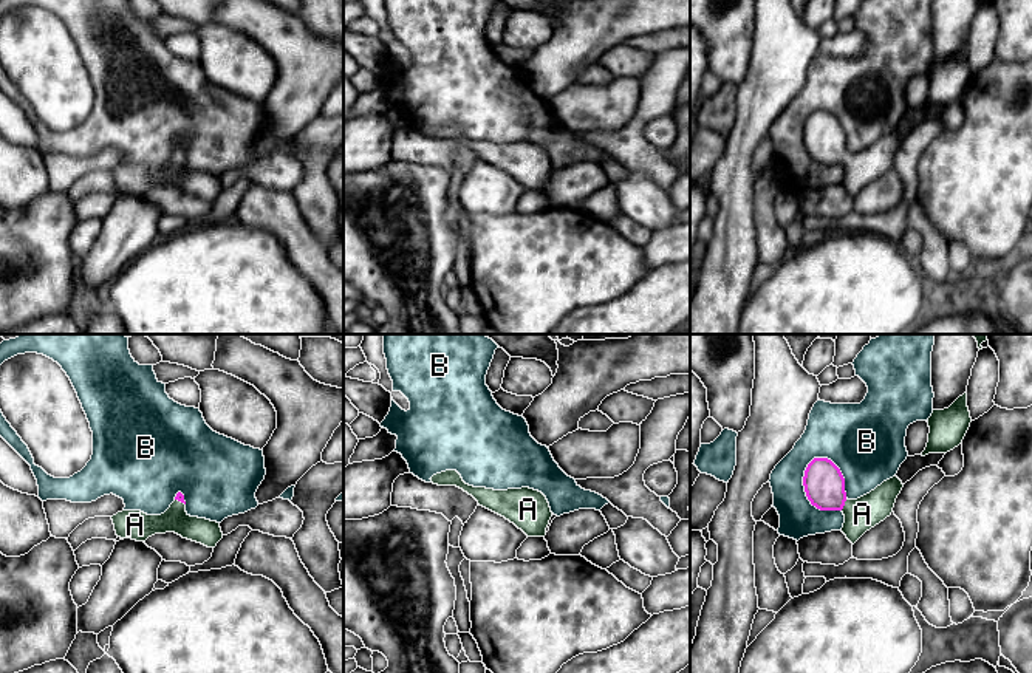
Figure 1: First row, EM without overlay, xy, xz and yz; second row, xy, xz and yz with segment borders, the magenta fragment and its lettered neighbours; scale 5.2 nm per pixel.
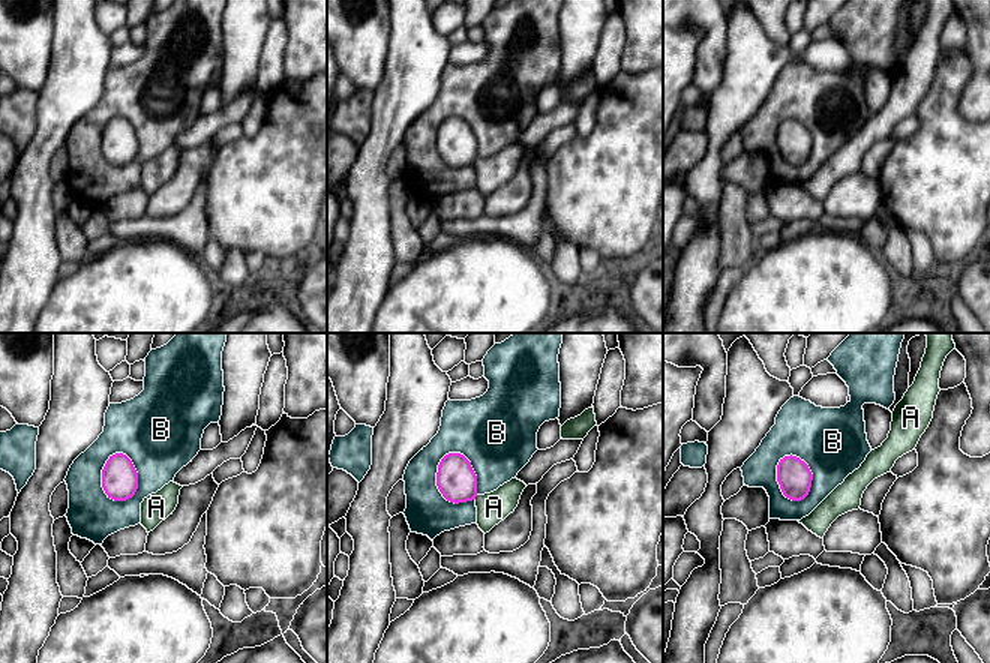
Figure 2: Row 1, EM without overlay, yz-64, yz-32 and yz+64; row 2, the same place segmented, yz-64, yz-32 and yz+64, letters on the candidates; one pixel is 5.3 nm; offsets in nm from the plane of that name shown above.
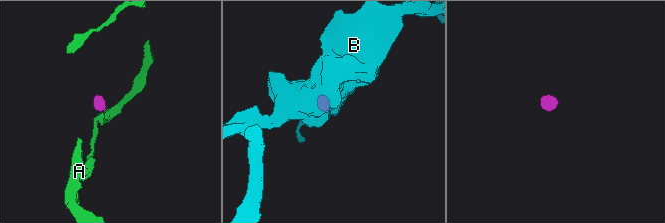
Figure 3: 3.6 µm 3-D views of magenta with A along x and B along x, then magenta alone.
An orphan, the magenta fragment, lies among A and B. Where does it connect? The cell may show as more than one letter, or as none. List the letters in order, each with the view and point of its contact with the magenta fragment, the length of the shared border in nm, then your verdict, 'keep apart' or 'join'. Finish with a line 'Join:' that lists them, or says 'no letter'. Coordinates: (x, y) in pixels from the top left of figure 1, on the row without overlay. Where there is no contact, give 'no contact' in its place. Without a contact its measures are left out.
A: meets magenta in yz at (844, 158); contact 70 nm long; join
B: meets magenta in yz at (806, 149); contact 320 nm long; keep apart
Join: A

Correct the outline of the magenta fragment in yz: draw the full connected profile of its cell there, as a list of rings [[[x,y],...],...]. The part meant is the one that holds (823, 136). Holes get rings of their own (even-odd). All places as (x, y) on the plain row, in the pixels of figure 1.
[[[814,111],[803,130],[808,153],[820,164],[842,164],[842,186],[854,198],[866,184],[891,169],[904,138],[897,130],[883,135],[870,147],[848,153],[845,132],[828,111]]]

